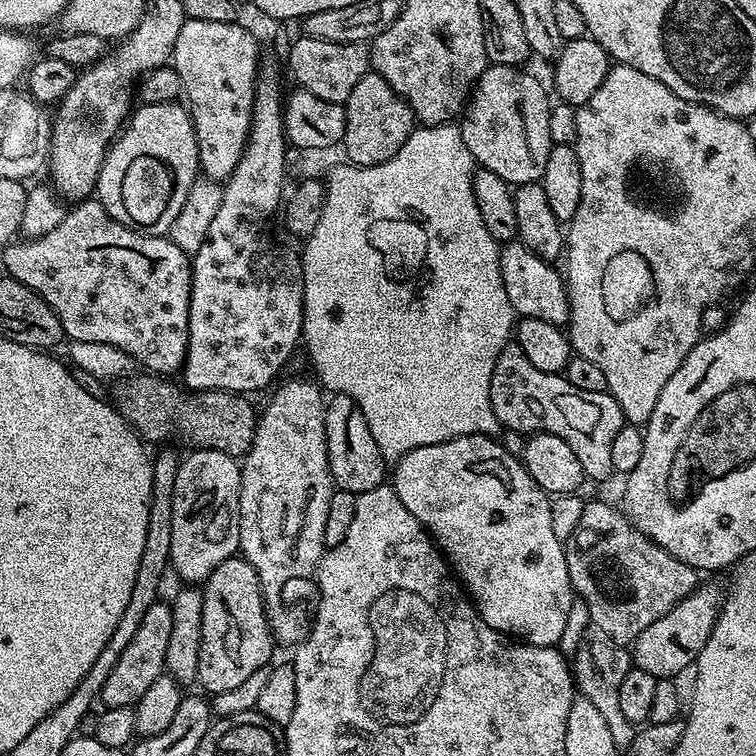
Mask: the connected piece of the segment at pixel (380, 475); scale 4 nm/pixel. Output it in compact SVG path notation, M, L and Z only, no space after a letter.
M333 395L327 401L324 410L326 426L326 450L328 451L328 469L332 475L332 483L339 491L362 493L374 490L385 483L384 467L386 461L382 450L378 450L378 442L370 434L370 426L366 426L366 418L362 418L362 410L354 402L354 398Z

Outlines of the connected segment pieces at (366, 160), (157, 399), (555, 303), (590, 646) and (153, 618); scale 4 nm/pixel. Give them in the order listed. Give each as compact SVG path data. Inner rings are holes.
M368 71L355 84L350 98L346 101L346 130L342 141L342 149L349 161L360 167L374 166L394 158L398 150L402 150L402 142L410 138L414 131L414 117L410 106L394 90L390 90L390 82L382 78L377 72Z
M156 374L140 375L144 376L133 375L117 383L110 400L124 421L132 425L145 441L172 442L175 436L180 436L181 442L192 444L188 446L193 449L217 448L227 456L247 456L256 437L258 419L258 412L252 409L248 401L251 399L247 395L224 391L189 391L179 383L171 384L168 381L171 379Z
M519 240L507 241L500 249L499 269L502 270L503 286L510 299L513 313L519 317L540 317L551 324L565 325L568 321L569 304L563 275L558 274L553 263L534 254Z
M593 631L575 645L574 652L576 662L573 661L571 669L579 695L590 698L590 702L594 702L595 708L598 709L598 714L606 718L606 726L614 737L617 749L628 749L634 735L634 725L622 715L618 703L618 689L622 686L622 678L626 678L626 674L634 667L631 651L627 647L615 644L601 632Z
M157 602L146 610L142 622L138 622L138 631L130 638L126 650L122 650L122 658L110 670L110 678L106 678L106 686L102 686L99 703L104 708L132 708L146 694L146 690L154 683L154 678L165 675L167 639L170 638L170 618L172 609L167 603Z

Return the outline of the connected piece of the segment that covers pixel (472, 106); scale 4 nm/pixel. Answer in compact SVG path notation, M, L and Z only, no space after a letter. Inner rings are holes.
M489 64L484 73L476 80L468 103L458 120L462 134L462 142L466 142L466 150L470 150L473 161L480 168L498 174L509 186L535 184L542 178L546 170L546 158L550 158L552 139L550 138L550 99L544 88L520 66L511 64Z

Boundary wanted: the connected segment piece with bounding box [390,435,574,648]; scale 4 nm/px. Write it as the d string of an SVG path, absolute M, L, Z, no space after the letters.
M459 436L453 440L447 440L441 444L431 444L430 446L418 446L410 450L403 458L395 461L394 468L396 473L391 473L390 483L392 489L398 494L402 506L418 518L418 522L424 527L424 531L432 537L437 548L440 549L445 560L454 569L455 575L462 581L467 595L473 604L476 605L476 611L494 630L503 632L505 636L511 636L523 643L533 644L534 646L546 646L547 648L560 644L562 630L566 630L566 618L570 615L570 606L574 599L570 574L566 570L566 558L564 557L564 545L554 534L554 522L552 521L552 500L549 493L544 492L530 478L530 474L524 469L523 463L517 457L511 456L503 443L499 439L490 436Z

